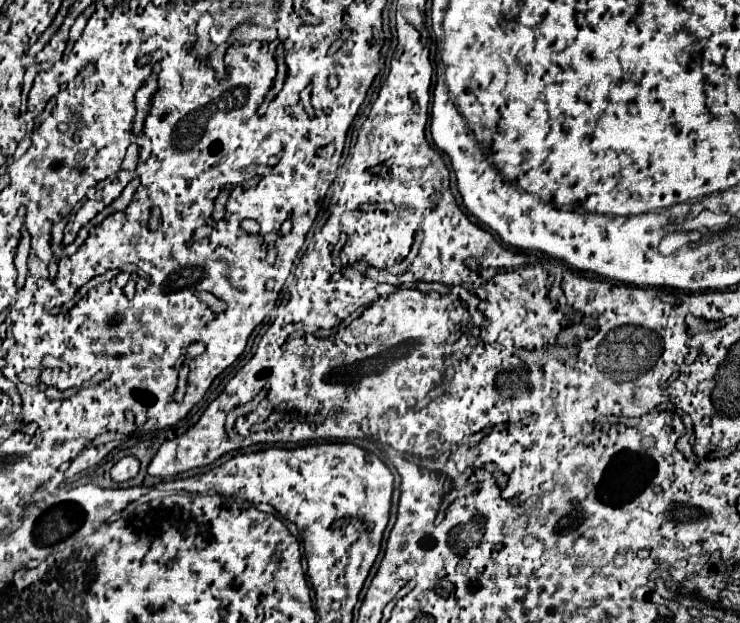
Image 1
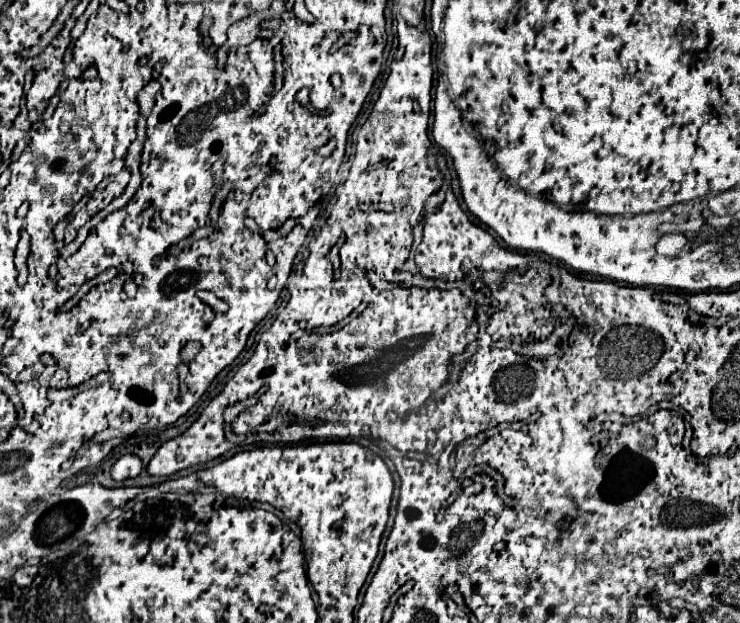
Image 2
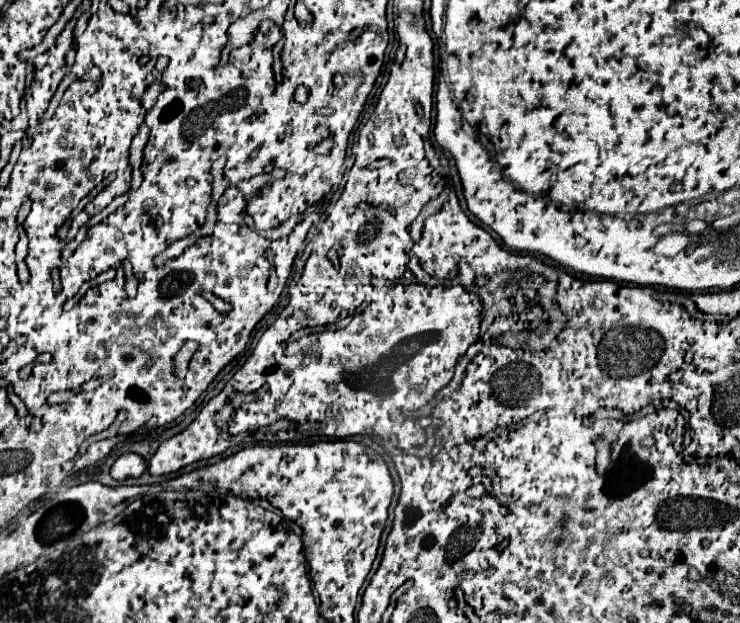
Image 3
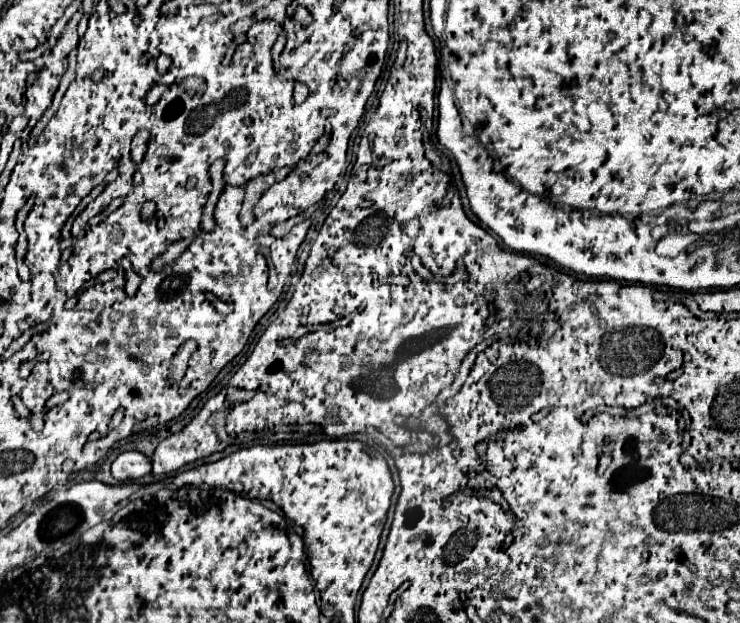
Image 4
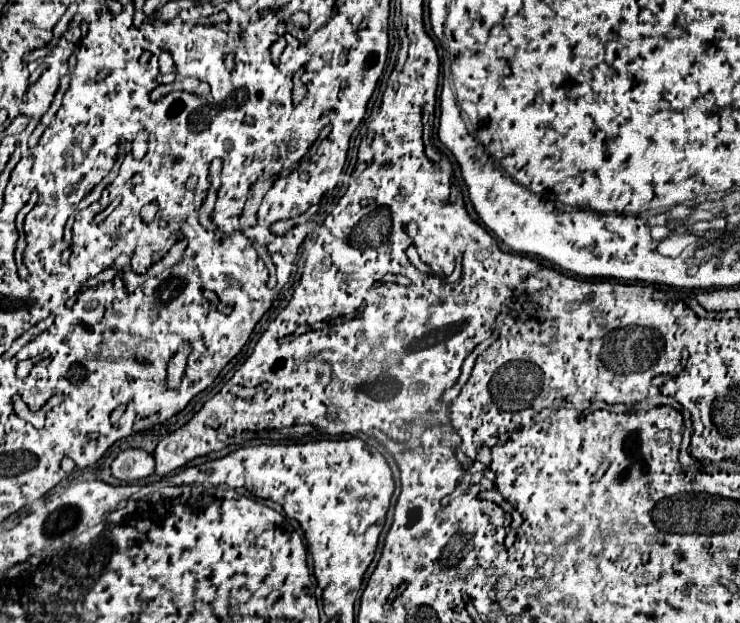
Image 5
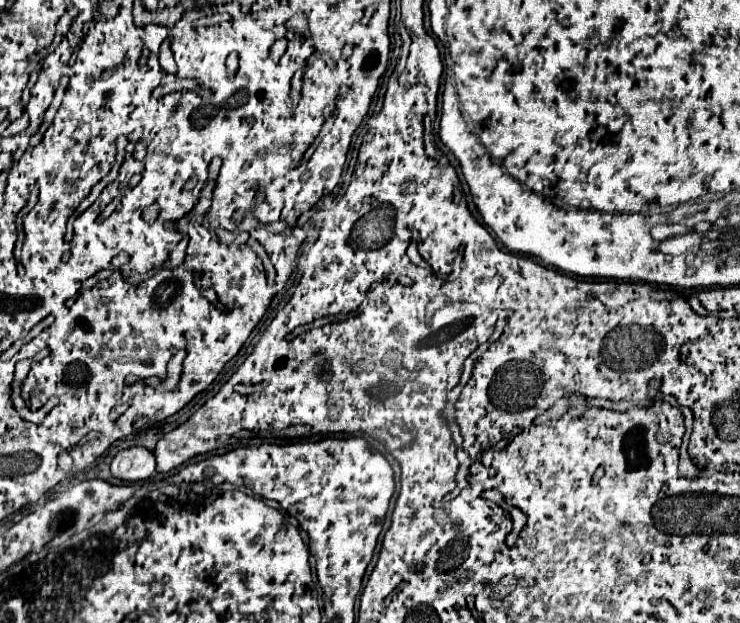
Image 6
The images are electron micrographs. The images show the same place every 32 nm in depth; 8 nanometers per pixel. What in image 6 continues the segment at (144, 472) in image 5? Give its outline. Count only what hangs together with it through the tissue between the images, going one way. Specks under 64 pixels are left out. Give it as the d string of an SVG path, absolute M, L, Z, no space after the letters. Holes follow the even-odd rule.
M132 446L126 450L120 450L112 464L112 474L126 482L138 482L146 480L156 472L156 458L154 454L144 446Z

